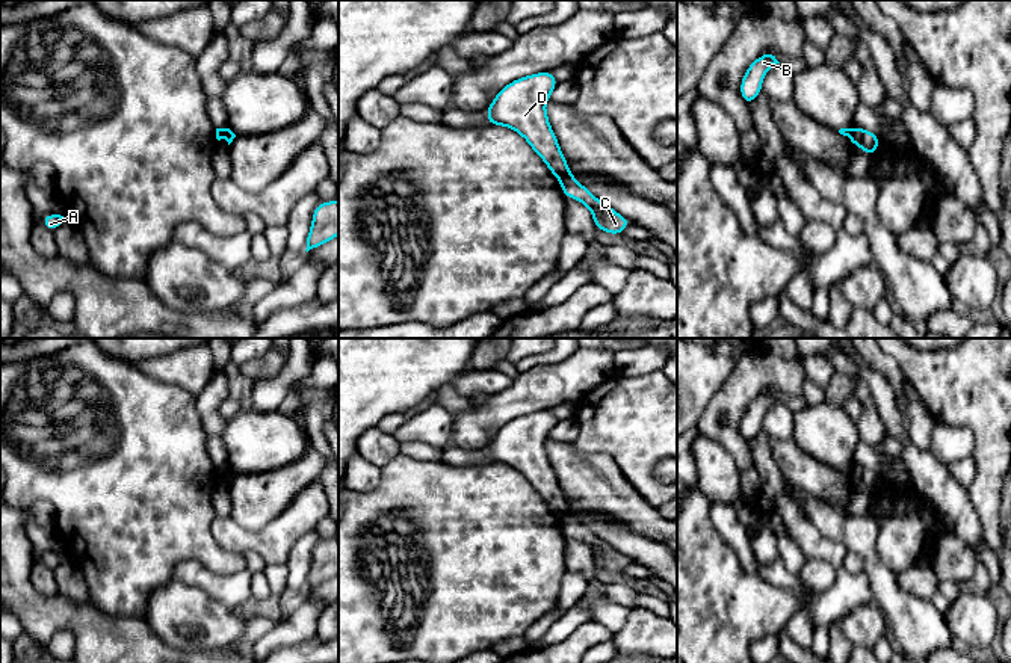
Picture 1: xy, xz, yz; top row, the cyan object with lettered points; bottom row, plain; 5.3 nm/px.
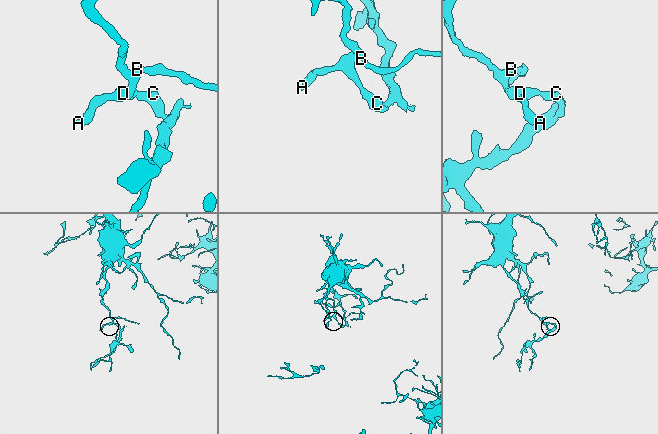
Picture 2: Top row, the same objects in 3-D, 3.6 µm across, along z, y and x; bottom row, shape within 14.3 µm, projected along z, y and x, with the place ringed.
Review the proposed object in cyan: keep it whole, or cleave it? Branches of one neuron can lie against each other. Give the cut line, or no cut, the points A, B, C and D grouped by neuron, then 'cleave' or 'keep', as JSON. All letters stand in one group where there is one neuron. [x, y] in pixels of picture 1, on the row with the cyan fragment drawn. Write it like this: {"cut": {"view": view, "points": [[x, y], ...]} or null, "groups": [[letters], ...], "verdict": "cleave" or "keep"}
{"cut": {"view": "xz", "points": [[568, 172], [559, 178]]}, "groups": [["A", "B", "D"], ["C"]], "verdict": "cleave"}

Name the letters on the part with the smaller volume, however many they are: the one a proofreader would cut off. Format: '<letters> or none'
C

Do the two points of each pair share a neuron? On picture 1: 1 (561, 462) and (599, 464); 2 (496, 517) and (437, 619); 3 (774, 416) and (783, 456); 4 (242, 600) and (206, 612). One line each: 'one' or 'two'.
1: one
2: one
3: two
4: two

